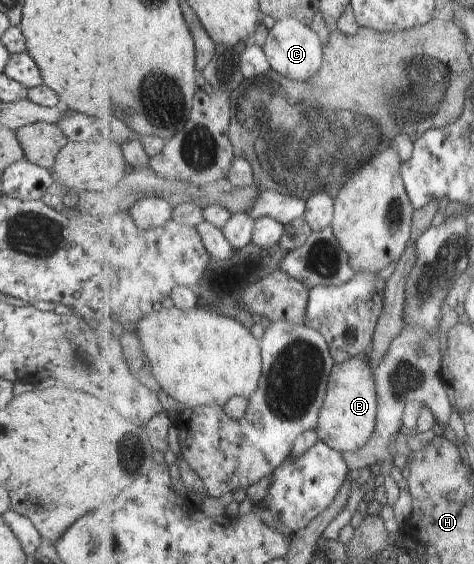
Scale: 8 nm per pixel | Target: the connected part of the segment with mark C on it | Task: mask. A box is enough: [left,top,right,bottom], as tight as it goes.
[265,17,326,80]

